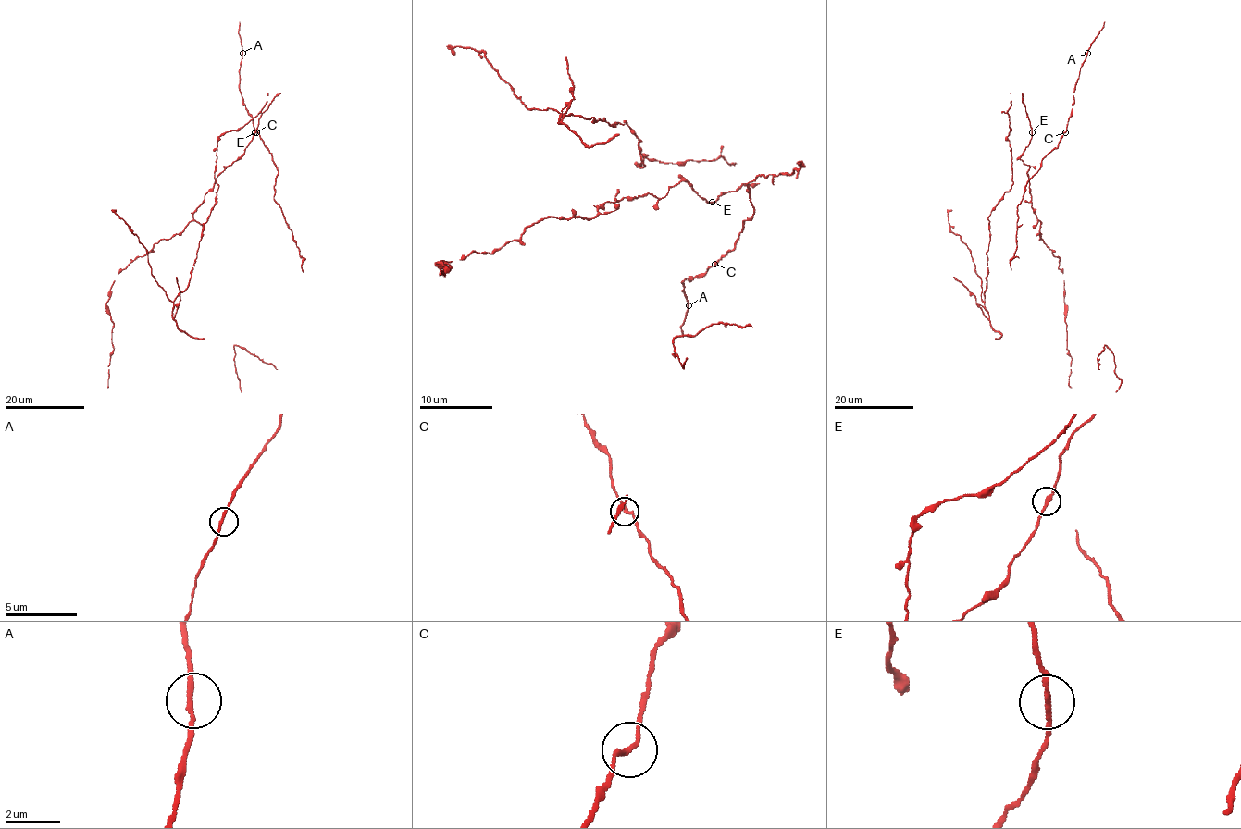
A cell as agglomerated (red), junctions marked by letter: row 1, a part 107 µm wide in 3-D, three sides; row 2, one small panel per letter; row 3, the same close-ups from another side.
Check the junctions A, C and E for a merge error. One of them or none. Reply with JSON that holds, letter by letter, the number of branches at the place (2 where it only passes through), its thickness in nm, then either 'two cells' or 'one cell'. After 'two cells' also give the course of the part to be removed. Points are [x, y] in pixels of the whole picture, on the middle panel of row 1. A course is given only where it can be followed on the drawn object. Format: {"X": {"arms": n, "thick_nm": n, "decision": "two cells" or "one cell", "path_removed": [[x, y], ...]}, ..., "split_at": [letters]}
{"A": {"arms": 2, "thick_nm": 180, "decision": "one cell"}, "C": {"arms": 2, "thick_nm": 180, "decision": "one cell"}, "E": {"arms": 2, "thick_nm": 180, "decision": "one cell"}, "split_at": []}

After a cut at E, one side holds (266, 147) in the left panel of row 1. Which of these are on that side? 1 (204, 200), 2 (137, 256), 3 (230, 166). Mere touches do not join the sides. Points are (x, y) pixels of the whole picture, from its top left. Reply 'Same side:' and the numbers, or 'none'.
Same side: none

